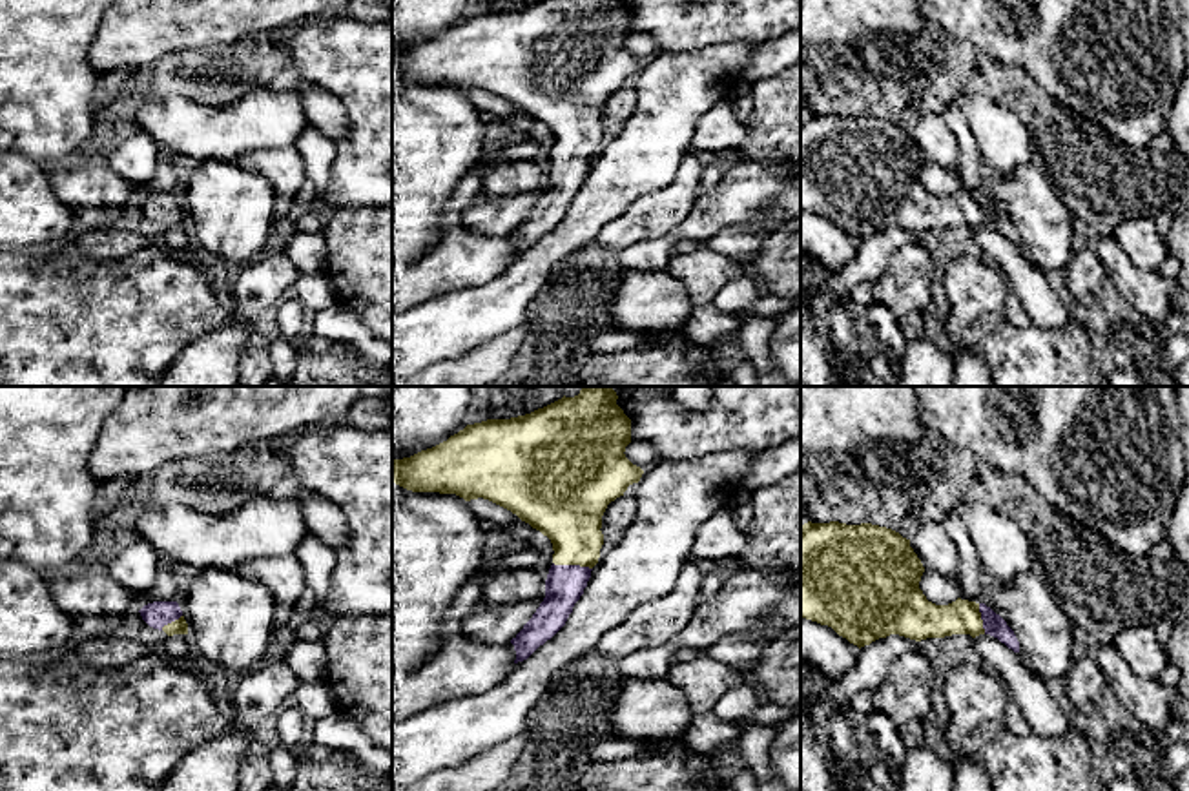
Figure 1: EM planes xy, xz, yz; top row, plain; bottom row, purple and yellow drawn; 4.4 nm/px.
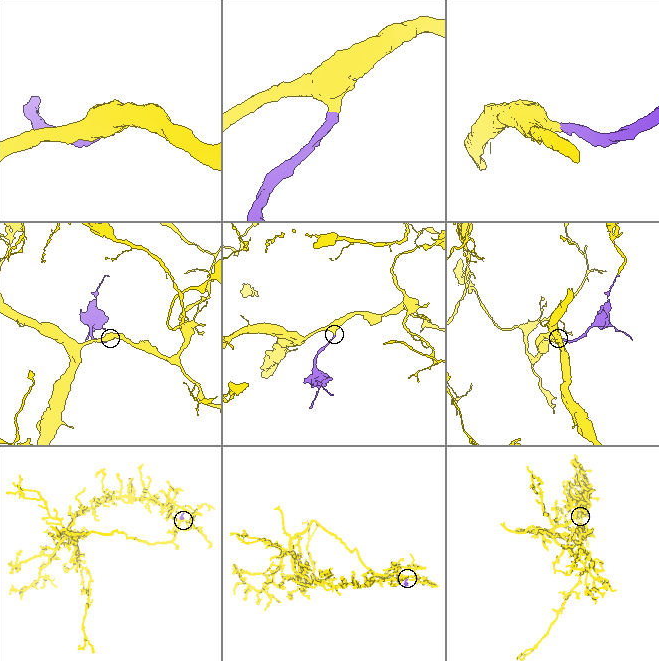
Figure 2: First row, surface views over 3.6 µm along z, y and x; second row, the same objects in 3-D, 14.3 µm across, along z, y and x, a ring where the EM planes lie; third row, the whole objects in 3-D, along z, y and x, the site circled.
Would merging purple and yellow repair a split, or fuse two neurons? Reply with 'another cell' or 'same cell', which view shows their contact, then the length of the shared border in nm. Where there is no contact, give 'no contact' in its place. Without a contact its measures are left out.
same cell | xz | 180 nm

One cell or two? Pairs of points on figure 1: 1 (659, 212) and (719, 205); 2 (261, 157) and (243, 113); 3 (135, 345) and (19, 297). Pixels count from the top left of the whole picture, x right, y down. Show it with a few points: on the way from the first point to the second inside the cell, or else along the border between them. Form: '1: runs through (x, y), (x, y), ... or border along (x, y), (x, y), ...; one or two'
1: border along (697, 195), (690, 212), (661, 237); two
2: border along (292, 144), (247, 150), (236, 161); two
3: runs through (106, 343), (64, 343), (48, 327); one

